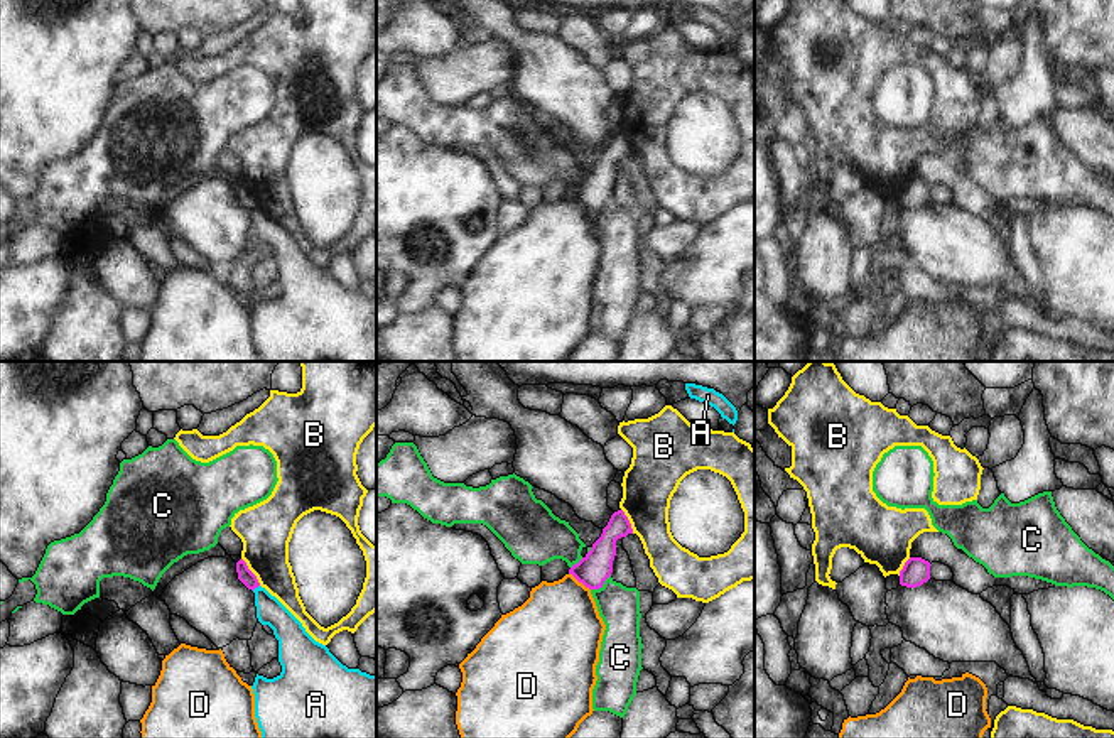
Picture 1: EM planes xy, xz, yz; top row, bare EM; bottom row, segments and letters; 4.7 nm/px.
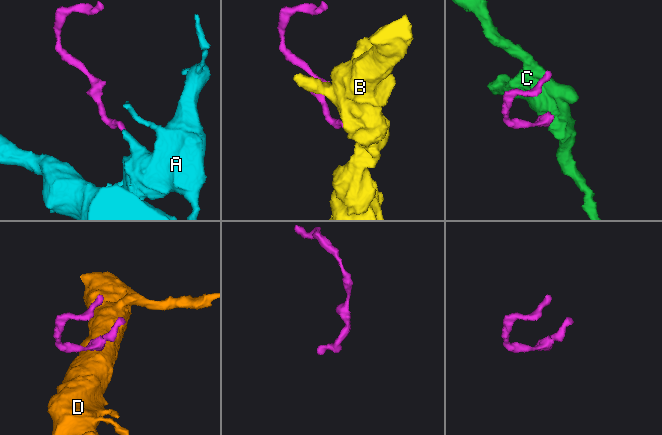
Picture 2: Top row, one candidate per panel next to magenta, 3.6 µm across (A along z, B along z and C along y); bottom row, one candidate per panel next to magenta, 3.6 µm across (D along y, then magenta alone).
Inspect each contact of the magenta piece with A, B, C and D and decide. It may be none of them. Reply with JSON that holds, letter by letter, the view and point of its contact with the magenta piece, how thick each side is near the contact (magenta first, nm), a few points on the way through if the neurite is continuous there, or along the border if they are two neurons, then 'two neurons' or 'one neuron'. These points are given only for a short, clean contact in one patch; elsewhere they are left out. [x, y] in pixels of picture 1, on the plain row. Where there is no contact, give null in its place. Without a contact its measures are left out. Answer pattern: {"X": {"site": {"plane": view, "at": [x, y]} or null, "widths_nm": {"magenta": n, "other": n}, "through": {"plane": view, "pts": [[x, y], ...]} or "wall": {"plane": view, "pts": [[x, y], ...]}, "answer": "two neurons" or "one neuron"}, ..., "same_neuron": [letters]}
{"A": {"site": {"plane": "xy", "at": [255, 208]}, "widths_nm": {"magenta": 70, "other": 130}, "wall": {"plane": "xy", "pts": [[259, 206], [252, 211]]}, "answer": "two neurons"}, "B": {"site": {"plane": "xy", "at": [250, 193]}, "widths_nm": {"magenta": 70, "other": 260}, "wall": {"plane": "xy", "pts": [[242, 179], [260, 206]]}, "answer": "two neurons"}, "C": {"site": {"plane": "xz", "at": [601, 206]}, "widths_nm": {"magenta": 150, "other": 200}, "answer": "two neurons"}, "D": {"site": {"plane": "xz", "at": [579, 203]}, "widths_nm": {"magenta": 150, "other": 400}, "wall": {"plane": "xz", "pts": [[569, 195], [589, 211]]}, "answer": "two neurons"}, "same_neuron": []}

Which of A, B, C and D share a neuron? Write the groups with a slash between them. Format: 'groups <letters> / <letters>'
groups A / B / C / D

